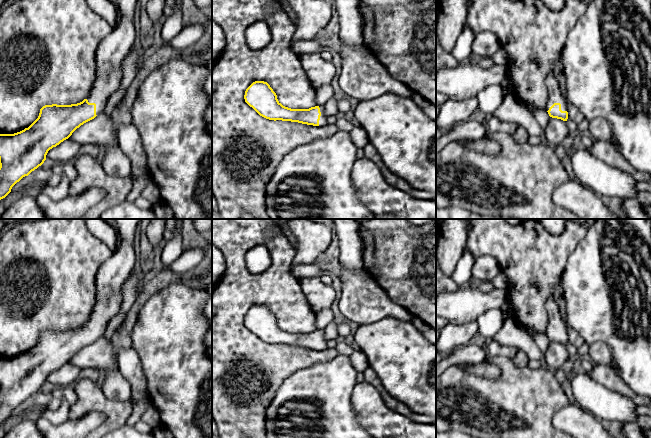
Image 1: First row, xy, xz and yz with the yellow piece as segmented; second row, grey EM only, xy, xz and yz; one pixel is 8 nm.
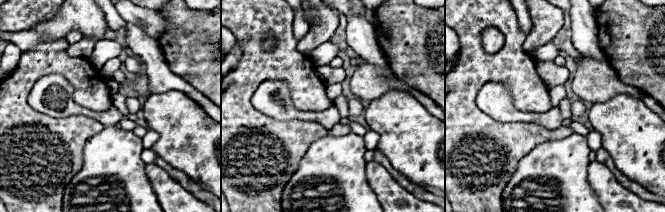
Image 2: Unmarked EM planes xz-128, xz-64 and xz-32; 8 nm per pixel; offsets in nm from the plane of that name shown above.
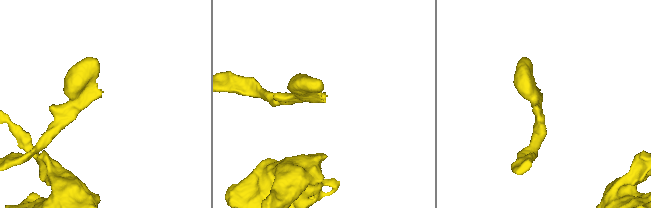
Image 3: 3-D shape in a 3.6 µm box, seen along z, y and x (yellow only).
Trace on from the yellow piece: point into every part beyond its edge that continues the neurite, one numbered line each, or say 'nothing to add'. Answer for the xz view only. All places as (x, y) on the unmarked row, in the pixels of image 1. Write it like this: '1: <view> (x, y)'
1: xz (323, 342)

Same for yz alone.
1: yz (552, 308)

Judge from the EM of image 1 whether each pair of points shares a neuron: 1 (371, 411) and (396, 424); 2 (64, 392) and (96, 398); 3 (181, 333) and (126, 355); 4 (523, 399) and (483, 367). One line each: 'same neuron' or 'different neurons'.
1: same neuron
2: different neurons
3: different neurons
4: different neurons

